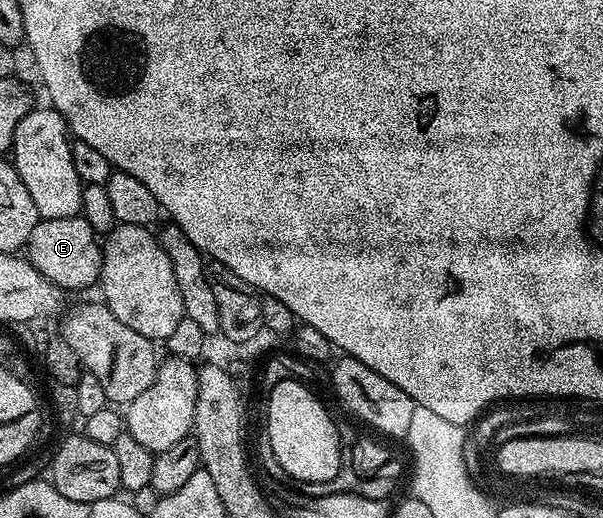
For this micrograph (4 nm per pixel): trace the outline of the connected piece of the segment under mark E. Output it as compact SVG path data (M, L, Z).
M81 215L44 219L32 229L24 248L25 258L45 279L61 287L63 292L86 291L101 277L102 246L97 231Z

